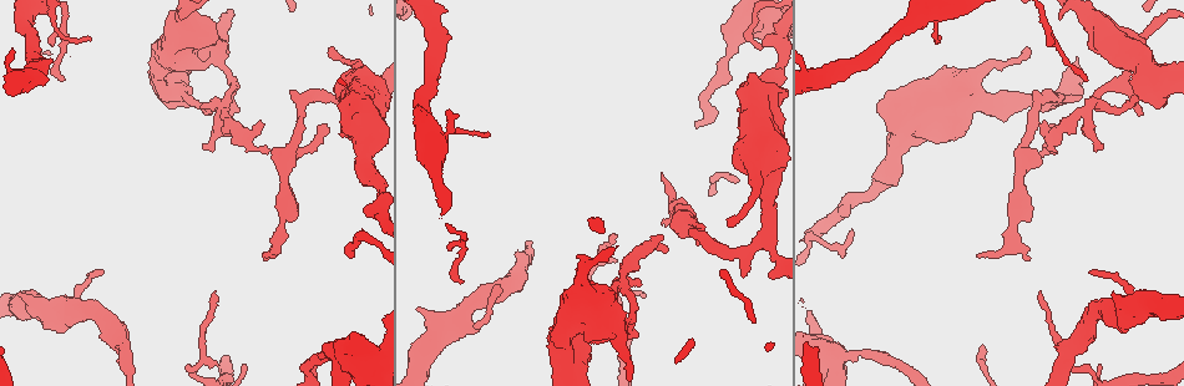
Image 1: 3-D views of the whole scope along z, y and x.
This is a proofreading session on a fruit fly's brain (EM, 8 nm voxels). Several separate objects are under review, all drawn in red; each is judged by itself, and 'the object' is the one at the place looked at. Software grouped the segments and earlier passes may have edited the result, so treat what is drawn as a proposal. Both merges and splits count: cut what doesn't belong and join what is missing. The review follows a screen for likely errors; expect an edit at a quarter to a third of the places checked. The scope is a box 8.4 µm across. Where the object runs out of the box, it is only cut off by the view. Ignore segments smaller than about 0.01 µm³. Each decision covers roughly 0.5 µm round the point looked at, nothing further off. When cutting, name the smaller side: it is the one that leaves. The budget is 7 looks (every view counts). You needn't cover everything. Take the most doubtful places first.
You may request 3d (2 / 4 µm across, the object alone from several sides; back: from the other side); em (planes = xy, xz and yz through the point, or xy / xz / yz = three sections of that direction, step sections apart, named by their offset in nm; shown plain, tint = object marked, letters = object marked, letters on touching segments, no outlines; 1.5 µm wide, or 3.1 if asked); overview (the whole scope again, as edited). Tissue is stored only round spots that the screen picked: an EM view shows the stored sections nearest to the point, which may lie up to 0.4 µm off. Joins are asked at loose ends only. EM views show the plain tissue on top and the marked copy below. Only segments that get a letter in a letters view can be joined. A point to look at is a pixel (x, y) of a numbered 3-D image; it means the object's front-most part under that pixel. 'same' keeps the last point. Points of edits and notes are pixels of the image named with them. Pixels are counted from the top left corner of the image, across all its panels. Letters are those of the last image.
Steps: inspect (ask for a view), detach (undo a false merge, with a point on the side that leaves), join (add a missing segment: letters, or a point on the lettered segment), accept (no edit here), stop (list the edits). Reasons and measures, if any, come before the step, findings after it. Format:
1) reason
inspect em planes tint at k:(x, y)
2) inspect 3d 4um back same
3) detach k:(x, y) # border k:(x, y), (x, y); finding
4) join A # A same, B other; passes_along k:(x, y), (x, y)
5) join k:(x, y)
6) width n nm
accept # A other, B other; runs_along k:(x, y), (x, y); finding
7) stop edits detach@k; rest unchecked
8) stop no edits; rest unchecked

an open end
inspect em yz step 8 letters at 1:(261, 124)

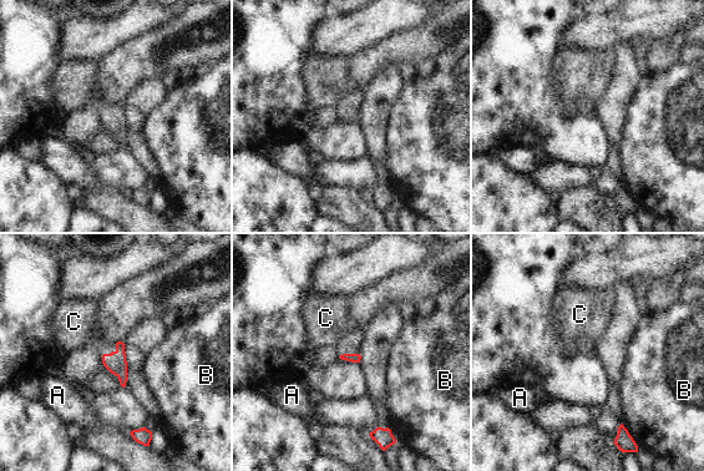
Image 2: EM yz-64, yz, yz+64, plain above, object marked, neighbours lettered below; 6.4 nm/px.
join C # A other, B other, C same; passes_along 2:(354, 358), (355, 354), (329, 325); the neuron continues

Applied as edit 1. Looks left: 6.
free end
inspect 3d 2um at 1:(1101, 149)

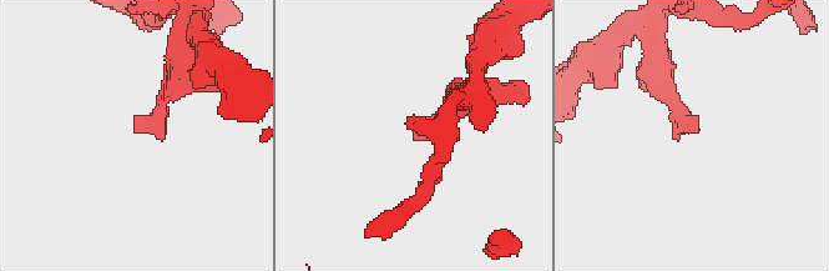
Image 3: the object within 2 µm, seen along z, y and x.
inspect em planes letters at 3:(415, 140)

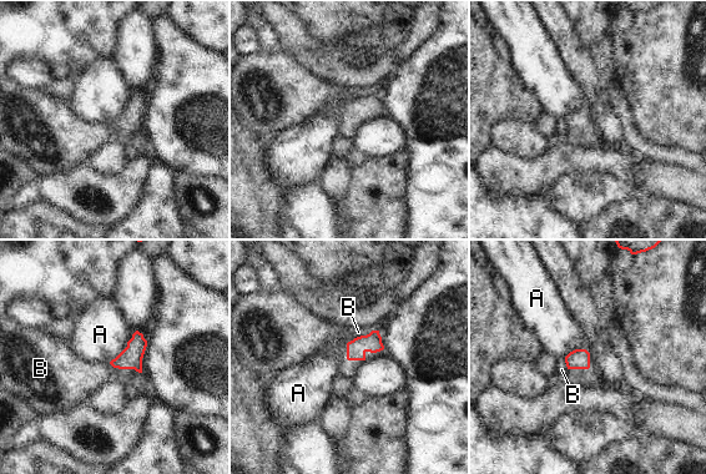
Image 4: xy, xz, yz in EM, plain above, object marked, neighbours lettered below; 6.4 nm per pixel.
accept # A other, B other; border 4:(125, 348), (109, 362); none of them fits

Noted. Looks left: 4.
thin end
inspect em xz step 8 letters at 1:(90, 38)

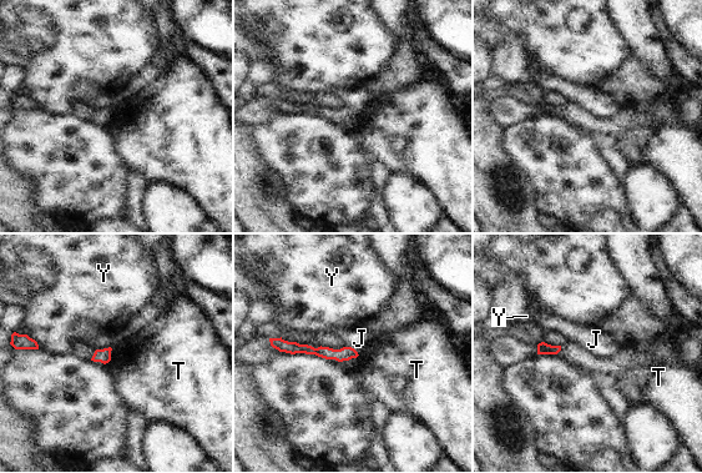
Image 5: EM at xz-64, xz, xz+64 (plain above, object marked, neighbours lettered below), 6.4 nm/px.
accept # J other, T other, Y other; runs_along 5:(279, 341), (287, 347), (353, 355); no lettered segment goes on from it

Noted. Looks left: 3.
stop edits join@2; rest unchecked

